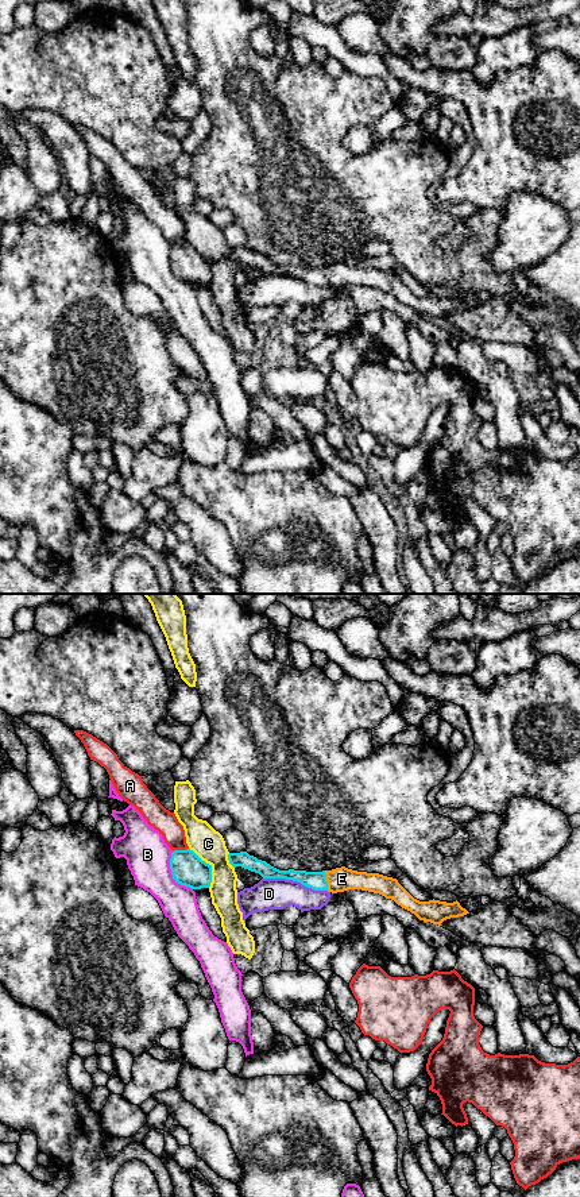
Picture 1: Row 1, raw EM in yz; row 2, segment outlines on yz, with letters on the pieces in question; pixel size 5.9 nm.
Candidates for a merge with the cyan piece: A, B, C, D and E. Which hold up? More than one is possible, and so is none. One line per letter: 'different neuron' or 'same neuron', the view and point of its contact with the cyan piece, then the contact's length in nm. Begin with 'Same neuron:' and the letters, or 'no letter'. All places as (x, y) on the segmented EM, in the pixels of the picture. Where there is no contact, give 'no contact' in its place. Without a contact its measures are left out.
Same neuron: E
A: different neuron | yz (180, 850) | 100 nm
B: different neuron | yz (171, 873) | 260 nm
C: different neuron | yz (211, 867) | 260 nm
D: different neuron | yz (296, 880) | 400 nm
E: same neuron | yz (325, 880) | 120 nm

